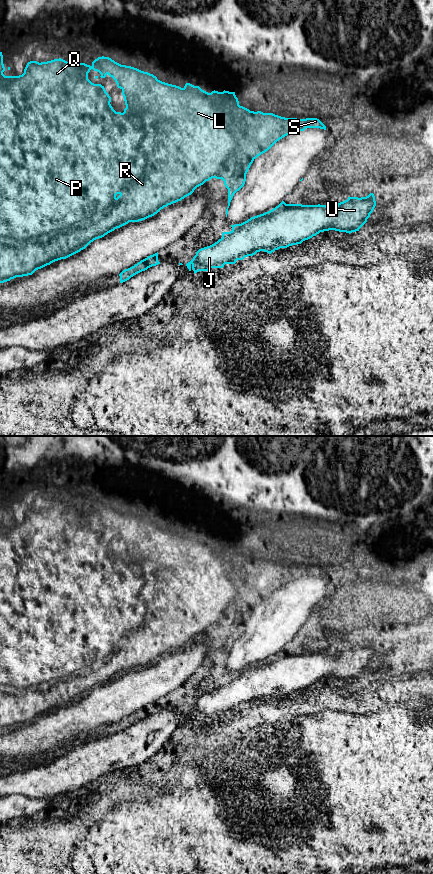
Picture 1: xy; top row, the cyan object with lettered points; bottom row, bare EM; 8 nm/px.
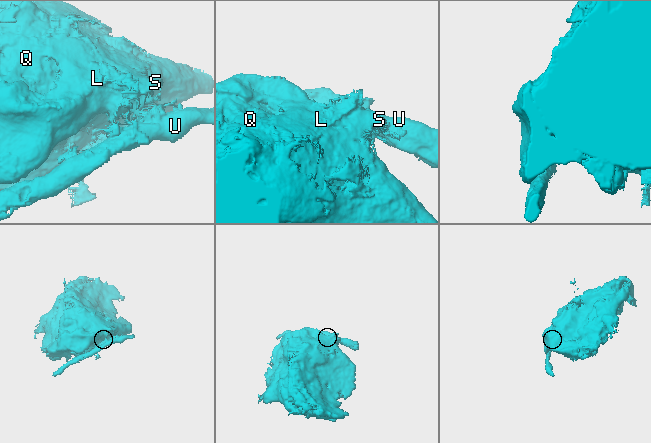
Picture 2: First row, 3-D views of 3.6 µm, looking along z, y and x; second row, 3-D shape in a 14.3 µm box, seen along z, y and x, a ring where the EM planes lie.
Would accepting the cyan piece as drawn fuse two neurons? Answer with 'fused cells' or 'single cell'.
fused cells

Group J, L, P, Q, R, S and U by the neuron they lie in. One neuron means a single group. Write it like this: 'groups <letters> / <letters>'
groups J U / L P Q R S

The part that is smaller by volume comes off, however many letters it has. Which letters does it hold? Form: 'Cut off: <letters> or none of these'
Cut off: J, U

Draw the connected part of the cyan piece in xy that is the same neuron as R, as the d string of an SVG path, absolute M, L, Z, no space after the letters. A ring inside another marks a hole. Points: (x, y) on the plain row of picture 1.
M0 500L0 731L4 731L4 730L7 730L7 729L10 729L10 728L11 728L11 727L14 727L14 726L16 726L16 725L23 725L23 724L28 724L28 723L32 723L32 722L33 722L33 721L34 721L34 720L35 720L35 719L36 719L36 718L38 718L38 717L41 717L41 716L43 716L43 715L45 715L45 714L47 714L47 713L50 713L50 712L51 712L51 711L53 711L53 710L55 710L55 709L58 709L58 708L61 708L61 707L66 707L66 706L68 706L68 705L70 705L70 704L72 704L72 703L74 703L74 702L76 702L76 701L78 701L78 700L80 700L80 699L81 699L81 698L83 698L83 697L85 697L85 696L86 696L86 695L87 695L87 694L88 694L88 693L89 693L89 692L90 692L90 691L91 691L91 690L93 690L93 689L94 689L94 688L96 688L96 687L99 687L99 686L102 686L102 685L104 685L104 684L105 684L105 683L107 683L107 682L108 682L108 681L110 681L110 680L112 680L112 679L114 679L114 678L115 678L115 677L117 677L117 676L120 676L120 675L122 675L122 674L124 674L124 673L126 673L126 672L128 672L128 671L129 671L129 670L139 670L139 669L142 669L142 668L145 668L145 667L147 667L147 666L149 666L149 665L152 665L152 664L154 664L154 663L155 663L155 662L157 662L157 661L158 661L158 660L159 660L159 659L160 659L160 658L161 658L161 657L163 657L163 656L164 656L164 655L167 655L167 654L168 654L168 653L171 653L171 652L173 652L173 651L176 651L176 650L178 650L178 649L181 649L181 648L182 648L182 647L184 647L184 646L185 646L185 645L187 645L187 644L189 644L189 643L191 643L191 642L192 642L192 641L193 641L193 640L194 640L194 638L195 638L195 637L196 637L196 636L197 636L197 635L199 635L199 634L201 634L201 633L203 633L203 632L204 632L204 631L205 631L205 630L206 630L206 629L209 629L209 628L210 628L210 627L212 627L212 626L216 626L216 627L222 627L222 628L223 628L223 629L224 629L224 633L225 633L225 635L226 635L226 636L227 636L227 637L228 637L228 655L227 655L227 657L226 657L226 665L227 665L227 662L228 662L228 656L229 656L229 654L230 654L230 650L231 650L231 648L232 648L232 646L233 646L233 644L234 644L234 642L235 642L235 641L236 641L236 640L237 640L237 639L239 639L239 638L240 638L240 637L241 637L241 636L242 636L242 635L243 635L243 634L244 634L244 632L245 632L245 629L246 629L246 622L247 622L247 620L248 620L248 618L249 618L249 616L250 616L250 614L251 614L251 612L252 612L252 611L253 611L253 609L254 609L254 608L255 608L255 607L256 607L256 606L257 606L257 605L258 605L258 604L260 604L260 603L261 603L261 602L263 602L263 601L265 601L265 600L266 600L266 599L268 599L268 598L269 598L269 597L270 597L270 596L271 596L271 595L272 595L272 594L273 594L273 593L274 593L274 592L275 592L275 591L276 591L276 590L277 590L277 589L279 589L279 588L280 588L280 587L282 587L282 586L283 586L283 585L285 585L285 584L287 584L287 583L289 583L289 582L292 582L292 581L295 581L295 580L297 580L297 579L304 579L304 578L305 578L305 577L306 577L306 576L320 576L320 577L324 577L324 578L326 578L326 574L325 574L325 573L324 573L324 572L323 572L323 571L322 571L322 570L321 570L321 569L320 569L320 568L319 568L319 567L317 567L317 566L306 566L306 567L297 567L297 566L285 566L285 565L281 565L281 564L278 564L278 563L275 563L275 562L273 562L273 561L263 561L263 560L261 560L261 559L257 559L257 560L254 560L254 559L250 559L250 558L249 558L249 557L247 557L247 556L245 556L245 555L243 555L243 554L240 554L240 553L239 553L239 549L238 549L238 546L237 546L237 545L236 545L236 543L235 543L235 540L229 540L229 539L225 539L225 538L224 538L224 539L223 539L223 540L218 540L218 539L215 539L215 538L214 538L214 539L212 539L212 540L211 540L211 541L208 541L208 540L206 540L206 539L204 539L204 538L202 538L202 537L201 537L201 536L200 536L200 535L199 535L199 534L194 534L194 533L192 533L192 532L190 532L190 531L186 531L186 532L185 532L185 534L184 534L184 535L183 535L183 536L181 536L181 535L179 535L179 534L176 534L176 533L172 533L172 532L168 532L168 531L165 531L165 530L162 530L162 529L160 529L160 528L158 528L158 527L157 527L157 525L156 525L156 524L154 524L154 523L153 523L153 522L150 522L150 521L148 521L148 520L144 520L144 519L141 519L141 518L139 518L139 517L137 517L137 516L134 516L134 515L131 515L131 514L126 514L126 513L121 513L121 512L119 512L119 511L117 511L117 510L115 510L115 509L114 509L114 508L112 508L112 507L111 507L111 506L109 506L109 505L104 505L104 504L102 504L102 505L98 505L98 506L97 506L97 507L95 507L95 508L94 508L94 509L93 509L93 510L92 510L92 513L91 513L91 514L90 514L90 513L87 513L87 512L85 512L85 511L78 511L78 510L77 510L77 511L74 511L74 512L72 512L72 511L69 511L69 510L67 510L67 509L65 509L65 508L63 508L63 507L61 507L61 506L59 506L59 507L54 507L54 508L51 508L51 509L47 509L47 510L41 510L41 511L39 511L39 510L37 510L37 509L30 509L30 510L28 510L28 511L27 511L27 513L26 513L26 515L25 515L25 517L24 517L24 521L23 521L23 522L22 522L22 523L19 523L19 524L5 524L5 523L4 523L4 522L3 522L3 520L4 520L4 519L5 519L5 515L4 515L4 512L3 512L3 503L2 503L2 500ZM91 517L93 517L93 518L94 518L94 519L97 519L97 520L99 520L99 521L100 521L100 522L101 522L101 524L100 524L100 525L101 525L101 526L105 526L105 525L106 525L106 523L107 523L107 522L108 522L108 523L109 523L109 524L110 524L110 525L112 525L112 526L113 526L113 527L114 527L114 528L115 528L115 530L116 530L116 532L117 532L117 535L118 535L118 536L120 536L120 537L121 537L121 538L122 538L122 543L123 543L123 545L124 545L124 549L125 549L125 553L126 553L126 556L125 556L125 557L124 557L124 560L123 560L123 561L121 561L121 560L116 560L116 559L115 559L115 558L114 558L114 557L113 557L113 555L112 555L112 554L111 554L111 552L110 552L110 550L111 550L111 545L110 545L110 544L109 544L109 542L108 542L108 541L107 541L107 540L106 540L106 538L105 538L105 536L104 536L104 534L102 534L102 533L101 533L101 532L94 532L94 531L92 531L92 530L91 530L91 529L90 529L90 528L89 528L89 527L88 527L88 521L89 521L89 520L90 520L90 518L91 518Z

